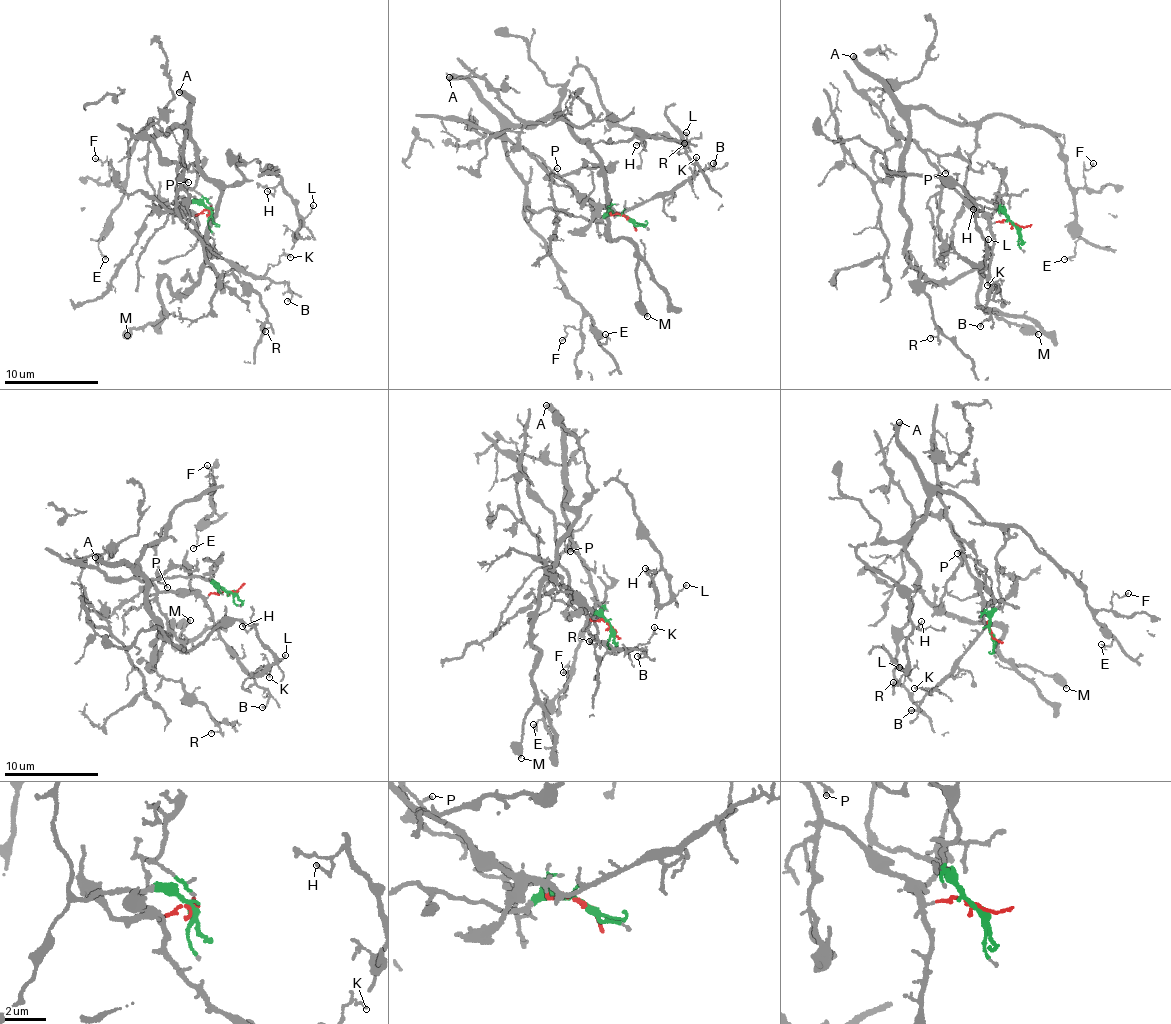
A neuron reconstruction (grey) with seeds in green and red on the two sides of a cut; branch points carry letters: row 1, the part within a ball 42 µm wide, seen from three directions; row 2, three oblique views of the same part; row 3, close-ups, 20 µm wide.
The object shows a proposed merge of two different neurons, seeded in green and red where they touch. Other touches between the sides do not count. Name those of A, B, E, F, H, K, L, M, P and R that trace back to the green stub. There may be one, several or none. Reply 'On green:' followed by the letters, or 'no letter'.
On green: A, E, F, H, L, M, R

